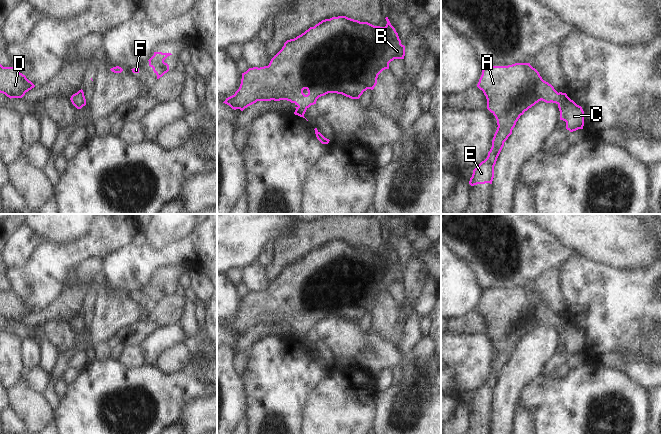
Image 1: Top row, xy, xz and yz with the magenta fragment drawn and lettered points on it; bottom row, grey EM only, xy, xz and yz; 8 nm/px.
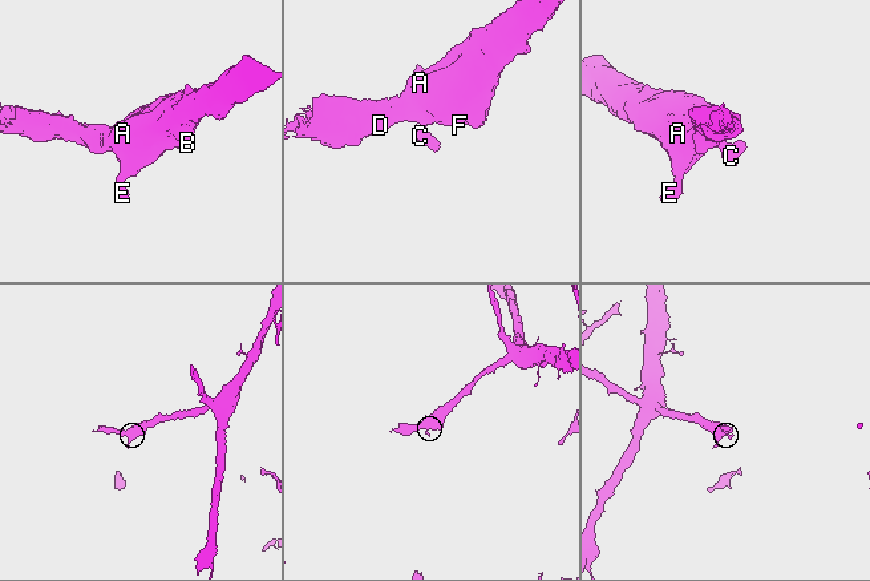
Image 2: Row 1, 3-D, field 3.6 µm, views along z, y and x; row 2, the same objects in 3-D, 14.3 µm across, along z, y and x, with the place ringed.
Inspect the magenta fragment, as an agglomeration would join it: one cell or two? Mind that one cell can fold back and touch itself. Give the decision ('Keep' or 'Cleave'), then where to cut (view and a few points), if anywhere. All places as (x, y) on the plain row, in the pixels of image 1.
Keep. No split.

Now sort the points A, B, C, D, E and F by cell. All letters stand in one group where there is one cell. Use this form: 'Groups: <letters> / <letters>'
Groups: A B C D E F.

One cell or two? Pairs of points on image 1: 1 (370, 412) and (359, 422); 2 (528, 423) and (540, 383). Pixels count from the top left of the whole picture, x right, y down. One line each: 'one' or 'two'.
1: one
2: two

